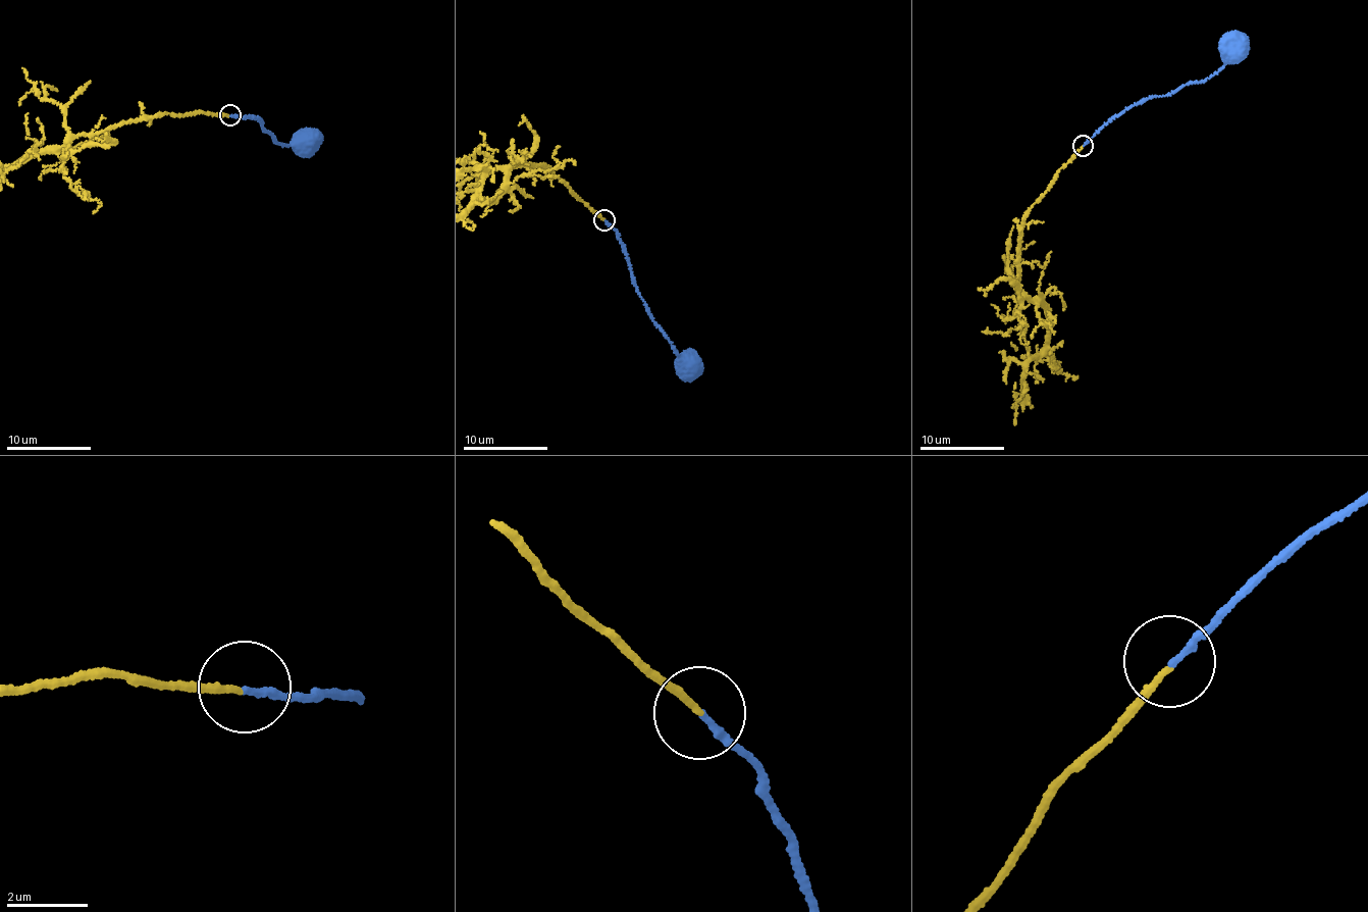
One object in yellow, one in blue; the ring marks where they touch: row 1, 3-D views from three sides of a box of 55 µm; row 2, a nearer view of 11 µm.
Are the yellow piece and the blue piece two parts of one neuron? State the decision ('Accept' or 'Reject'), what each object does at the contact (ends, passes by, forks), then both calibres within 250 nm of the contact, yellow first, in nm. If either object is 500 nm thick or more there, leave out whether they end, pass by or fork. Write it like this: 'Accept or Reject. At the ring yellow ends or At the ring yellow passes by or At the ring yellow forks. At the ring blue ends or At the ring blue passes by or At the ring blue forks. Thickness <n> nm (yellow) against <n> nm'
Accept. At the ring yellow ends. At the ring blue ends. Thickness 150 nm (yellow) against 140 nm

